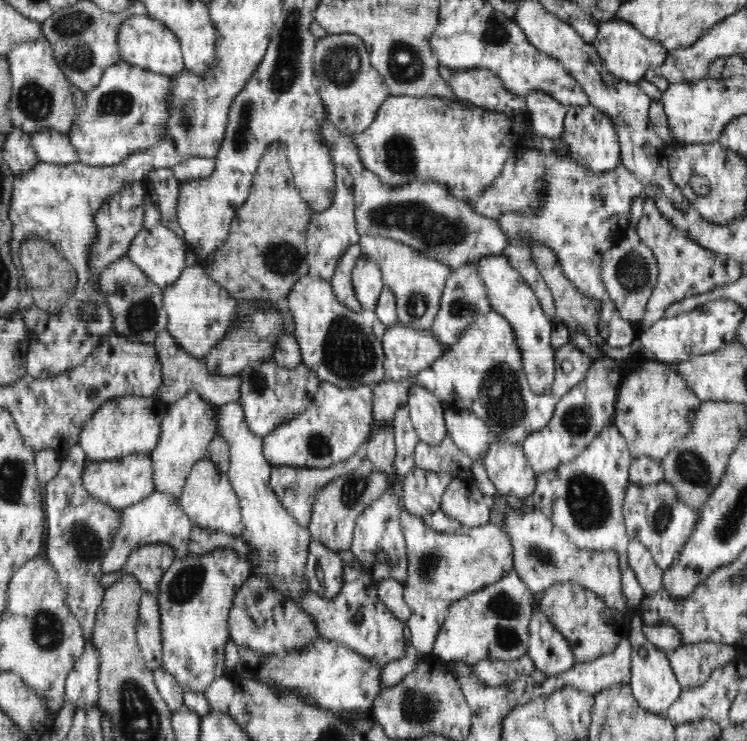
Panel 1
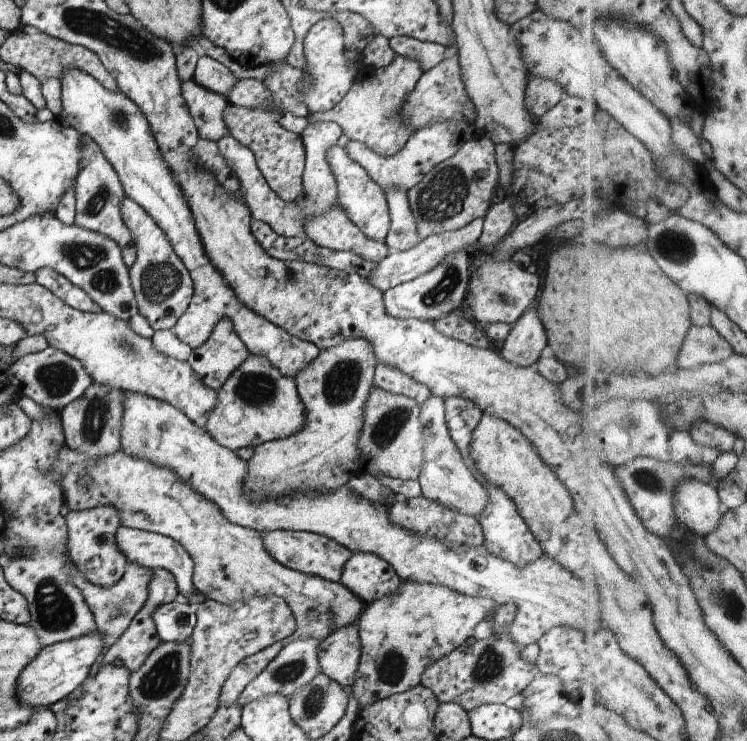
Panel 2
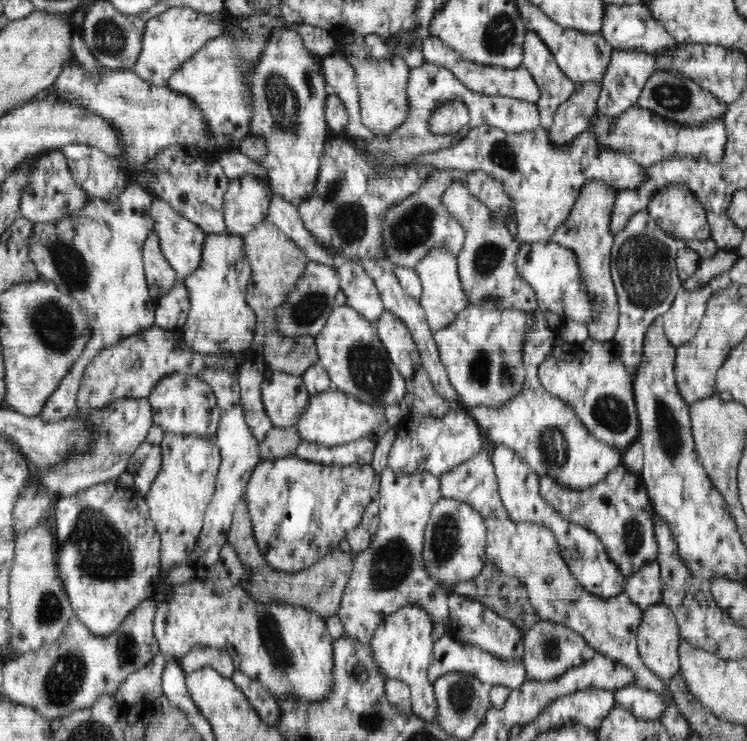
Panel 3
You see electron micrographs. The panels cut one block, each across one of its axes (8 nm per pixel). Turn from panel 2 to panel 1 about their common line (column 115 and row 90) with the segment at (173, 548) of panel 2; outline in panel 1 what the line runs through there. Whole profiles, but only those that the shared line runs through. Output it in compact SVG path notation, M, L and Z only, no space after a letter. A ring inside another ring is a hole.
M536 88L525 97L527 110L525 112L528 122L540 136L550 140L561 136L563 122L567 107L562 106L553 96Z

